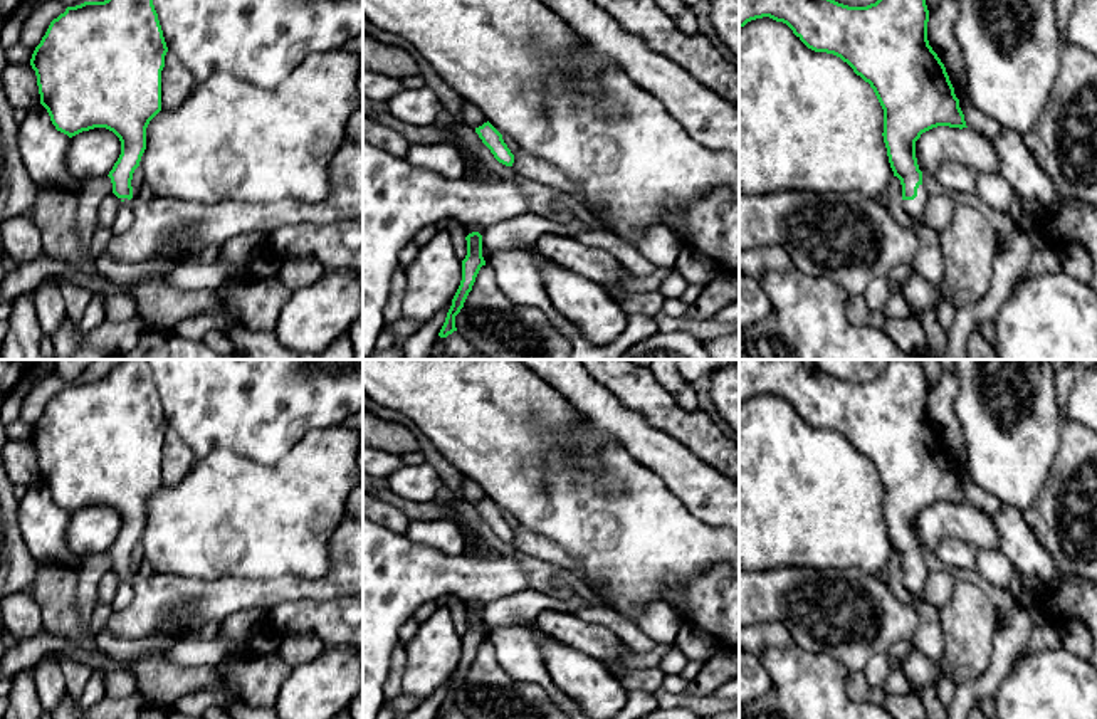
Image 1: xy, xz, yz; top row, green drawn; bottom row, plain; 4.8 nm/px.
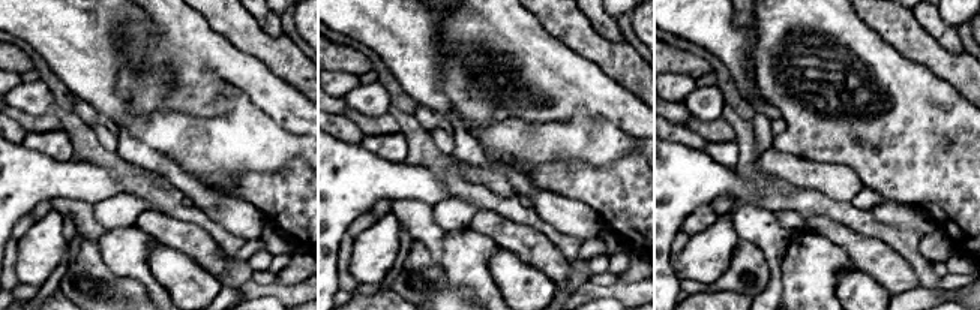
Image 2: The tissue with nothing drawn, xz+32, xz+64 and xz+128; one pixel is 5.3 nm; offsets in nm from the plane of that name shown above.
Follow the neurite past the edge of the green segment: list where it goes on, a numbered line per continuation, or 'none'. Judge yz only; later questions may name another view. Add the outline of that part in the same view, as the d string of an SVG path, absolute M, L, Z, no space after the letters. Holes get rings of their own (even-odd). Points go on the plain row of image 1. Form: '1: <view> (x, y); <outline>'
1: yz (914, 585); M922 561L917 564L917 573L914 576L902 576L904 586L907 588L909 595L916 600L924 598L924 585L929 571Z

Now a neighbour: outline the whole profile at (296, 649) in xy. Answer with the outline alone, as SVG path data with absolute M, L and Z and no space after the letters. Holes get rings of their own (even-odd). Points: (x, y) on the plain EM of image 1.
M292 633L282 637L277 655L292 669L319 655L326 645L311 633Z

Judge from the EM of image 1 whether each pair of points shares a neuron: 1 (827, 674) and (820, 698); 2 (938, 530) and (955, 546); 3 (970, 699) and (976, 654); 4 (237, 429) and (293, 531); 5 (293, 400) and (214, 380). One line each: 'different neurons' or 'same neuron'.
1: same neuron
2: different neurons
3: different neurons
4: different neurons
5: same neuron

